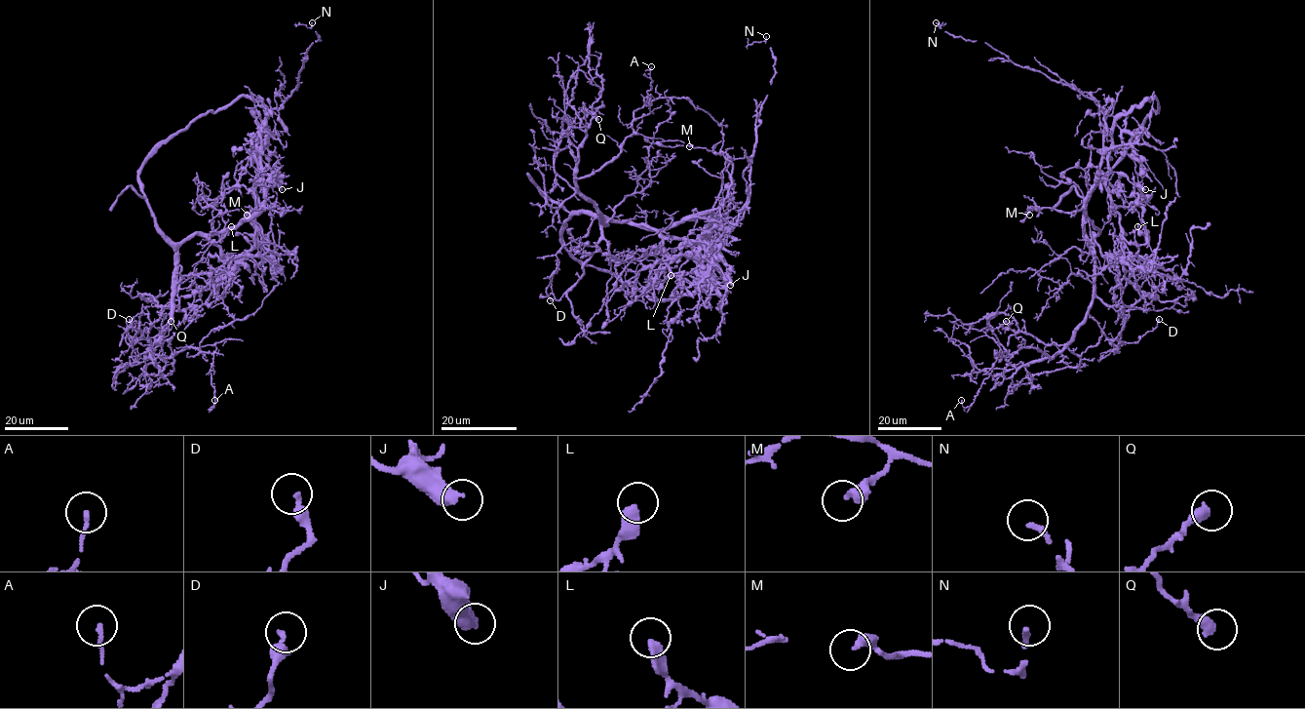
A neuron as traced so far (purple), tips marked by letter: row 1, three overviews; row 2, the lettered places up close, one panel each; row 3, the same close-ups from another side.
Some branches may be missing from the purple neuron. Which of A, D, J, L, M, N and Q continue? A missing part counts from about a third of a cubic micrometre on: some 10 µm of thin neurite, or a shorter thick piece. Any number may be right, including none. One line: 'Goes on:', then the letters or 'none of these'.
Goes on: none of these

